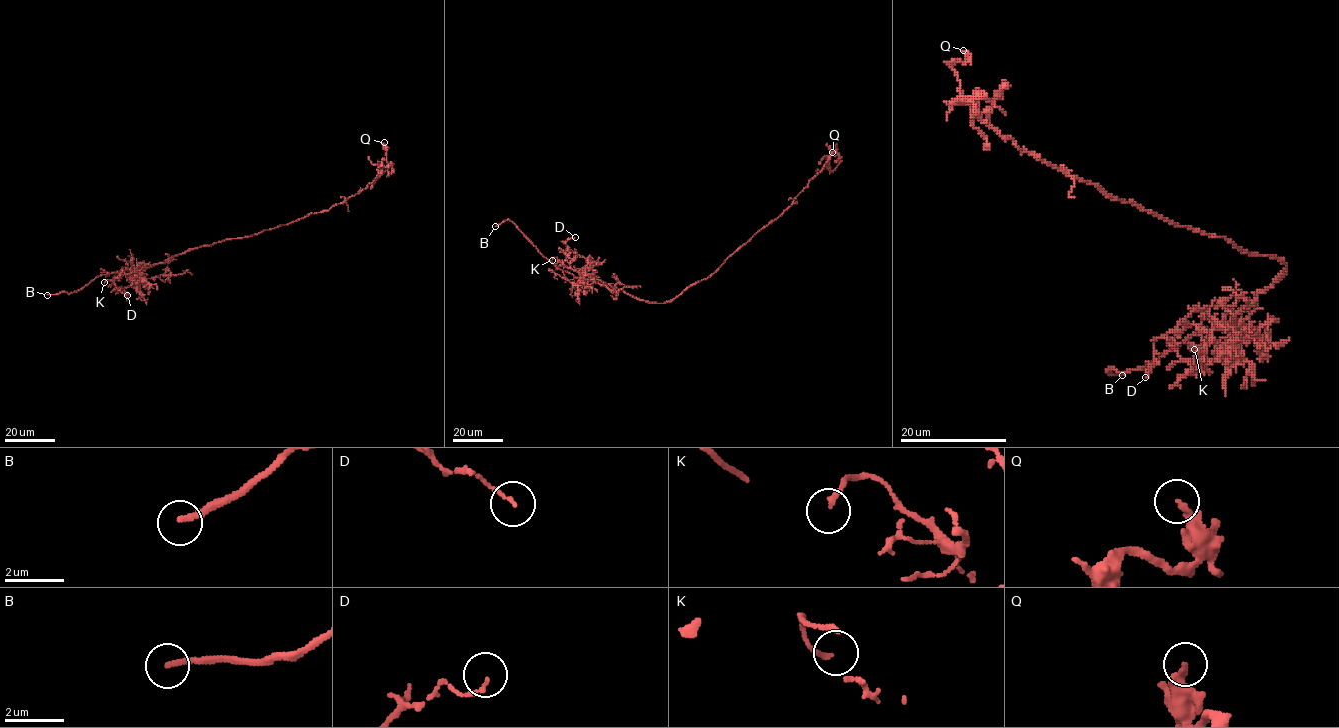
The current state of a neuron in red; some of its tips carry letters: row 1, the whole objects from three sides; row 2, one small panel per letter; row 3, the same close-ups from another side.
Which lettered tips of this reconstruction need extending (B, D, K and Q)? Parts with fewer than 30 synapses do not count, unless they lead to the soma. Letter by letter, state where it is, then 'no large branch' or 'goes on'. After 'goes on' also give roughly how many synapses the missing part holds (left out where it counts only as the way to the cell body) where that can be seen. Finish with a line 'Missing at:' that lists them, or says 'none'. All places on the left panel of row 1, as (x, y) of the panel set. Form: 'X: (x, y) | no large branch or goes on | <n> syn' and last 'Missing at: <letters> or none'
B: (47, 295) | goes on
D: (127, 295) | no large branch
K: (104, 282) | no large branch
Q: (384, 142) | no large branch
Missing at: B

